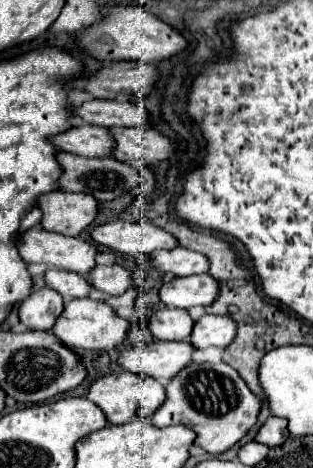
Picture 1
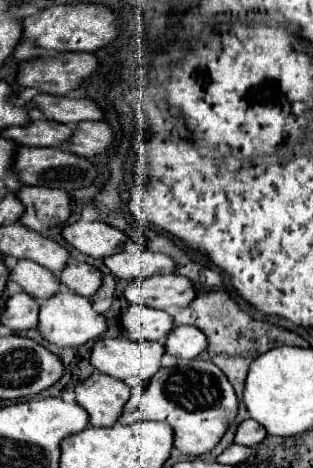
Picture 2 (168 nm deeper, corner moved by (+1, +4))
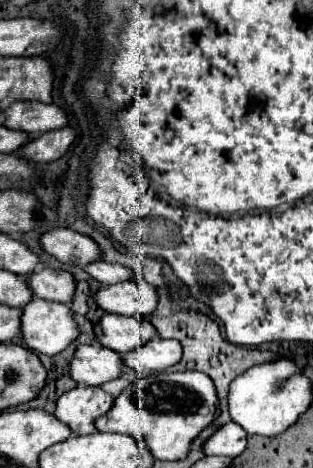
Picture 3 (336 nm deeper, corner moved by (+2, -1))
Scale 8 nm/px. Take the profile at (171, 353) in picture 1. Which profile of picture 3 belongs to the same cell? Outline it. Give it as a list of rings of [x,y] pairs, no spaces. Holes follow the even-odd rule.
[[[98,344],[78,346],[70,360],[70,378],[80,384],[102,386],[122,374],[122,356]]]

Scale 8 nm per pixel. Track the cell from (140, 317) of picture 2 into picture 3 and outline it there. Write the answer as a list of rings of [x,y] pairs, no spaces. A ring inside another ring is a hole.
[[[104,314],[96,324],[94,334],[102,346],[118,354],[128,354],[130,350],[148,342],[156,332],[154,326],[144,318]]]

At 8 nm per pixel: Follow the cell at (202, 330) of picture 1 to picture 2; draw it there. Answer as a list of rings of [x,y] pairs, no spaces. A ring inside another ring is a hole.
[[[191,325],[175,327],[165,341],[167,353],[181,359],[195,359],[203,353],[205,347],[207,347],[207,337],[203,337],[203,333],[199,333],[199,329]]]

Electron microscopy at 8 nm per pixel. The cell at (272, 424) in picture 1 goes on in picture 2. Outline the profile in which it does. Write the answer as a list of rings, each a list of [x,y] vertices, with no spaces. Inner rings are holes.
[[[245,419],[245,421],[237,427],[237,433],[235,433],[235,441],[237,441],[239,445],[247,445],[247,447],[259,445],[265,437],[267,437],[267,429],[263,429],[263,425],[255,423],[253,419]]]

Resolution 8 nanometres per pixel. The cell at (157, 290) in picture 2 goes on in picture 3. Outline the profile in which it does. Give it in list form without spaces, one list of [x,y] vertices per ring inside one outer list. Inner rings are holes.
[[[126,280],[122,284],[100,286],[94,294],[98,308],[120,316],[150,316],[158,304],[158,294],[154,286],[138,284],[136,280]]]

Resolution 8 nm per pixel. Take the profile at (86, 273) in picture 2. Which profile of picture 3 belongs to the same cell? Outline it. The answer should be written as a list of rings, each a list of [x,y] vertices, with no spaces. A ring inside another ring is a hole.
[[[40,268],[30,276],[26,276],[26,284],[34,292],[34,296],[44,300],[70,304],[74,296],[74,278],[64,270]]]

